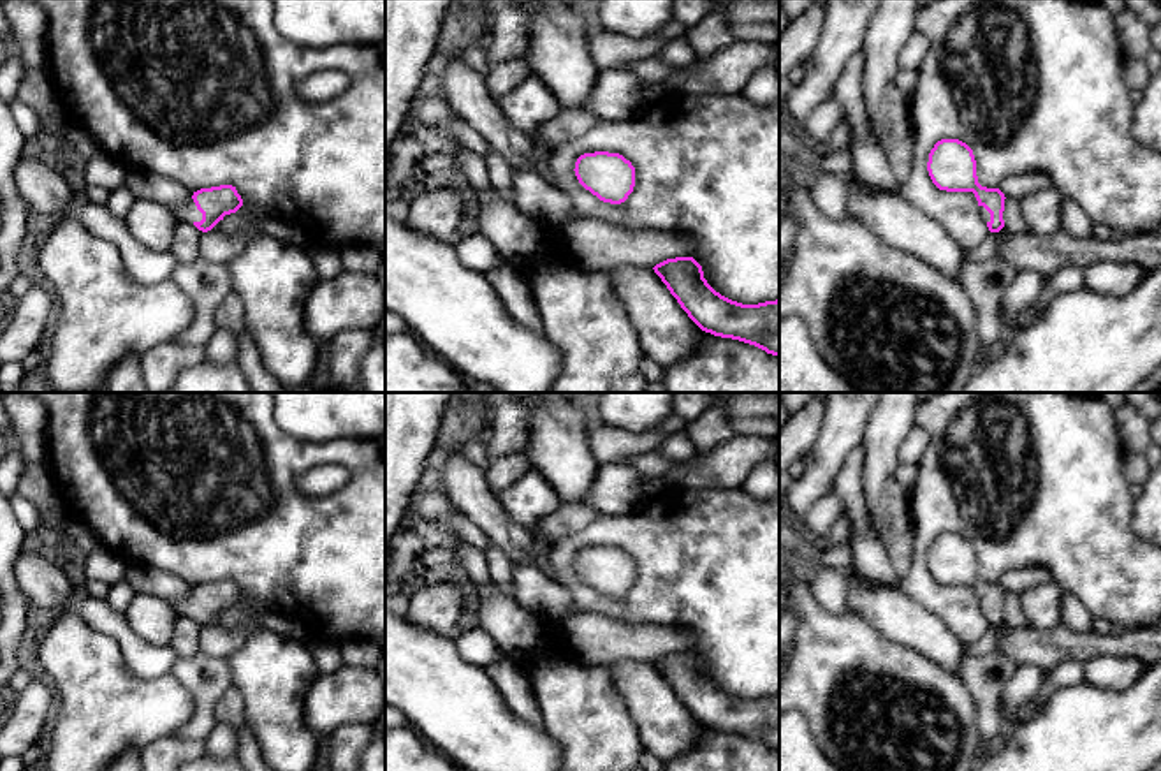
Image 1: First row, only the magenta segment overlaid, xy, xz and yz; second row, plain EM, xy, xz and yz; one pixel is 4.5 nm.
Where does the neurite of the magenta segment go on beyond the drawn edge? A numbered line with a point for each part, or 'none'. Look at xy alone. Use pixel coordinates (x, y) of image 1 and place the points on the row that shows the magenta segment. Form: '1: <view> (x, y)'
1: xy (187, 212)

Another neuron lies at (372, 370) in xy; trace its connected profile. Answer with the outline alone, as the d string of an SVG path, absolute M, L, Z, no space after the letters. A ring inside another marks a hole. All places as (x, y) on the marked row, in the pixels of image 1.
M385 313L371 329L371 347L359 364L362 393L385 393Z

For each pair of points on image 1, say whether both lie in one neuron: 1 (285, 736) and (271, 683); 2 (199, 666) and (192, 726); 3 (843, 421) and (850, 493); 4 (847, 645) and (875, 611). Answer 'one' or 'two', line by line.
1: one
2: one
3: two
4: two

